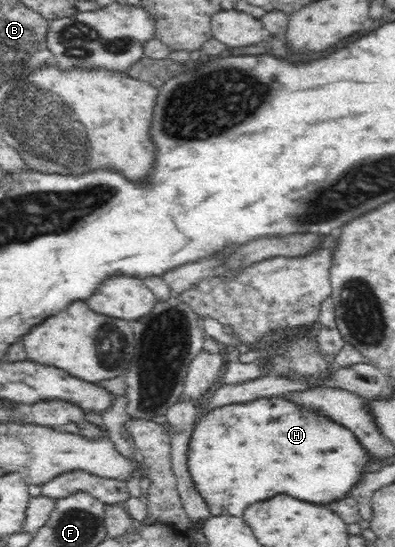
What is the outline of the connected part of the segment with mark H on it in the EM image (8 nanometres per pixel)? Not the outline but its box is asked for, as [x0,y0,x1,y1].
[188,397,370,516]

